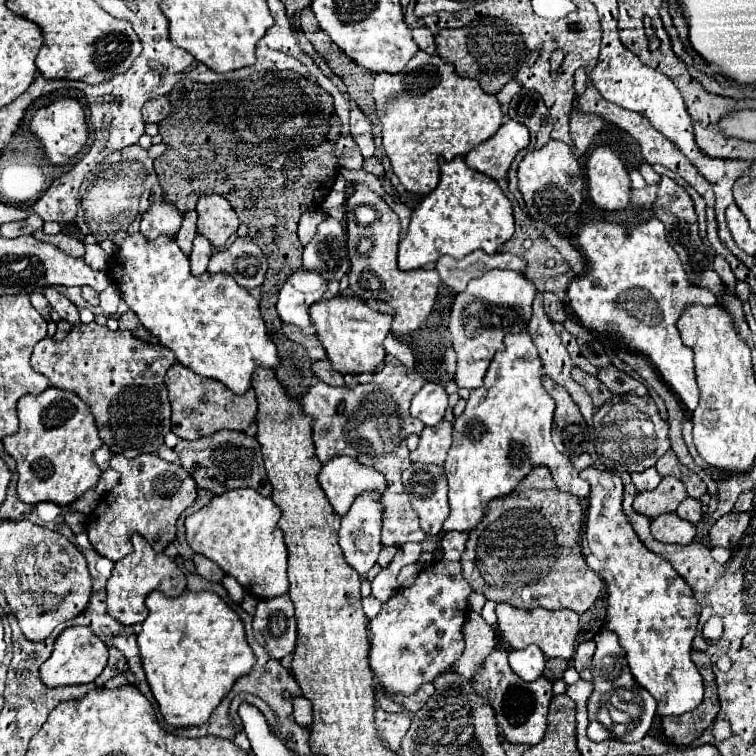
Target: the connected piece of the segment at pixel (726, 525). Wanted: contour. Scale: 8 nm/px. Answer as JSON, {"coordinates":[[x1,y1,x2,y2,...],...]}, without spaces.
{"coordinates":[[728,513,724,517,720,517,708,533,710,539,710,547,724,547,734,551,742,539,742,533,746,531,750,521,748,513]]}

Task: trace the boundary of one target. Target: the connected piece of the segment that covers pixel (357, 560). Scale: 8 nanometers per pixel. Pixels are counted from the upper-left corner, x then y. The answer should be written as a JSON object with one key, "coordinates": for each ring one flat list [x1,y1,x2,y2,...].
{"coordinates":[[366,491,362,493,354,505,350,507,350,511,342,517,342,527,338,533,338,543,344,551,346,561,362,575,366,577,366,573,372,569,372,565,378,559,378,553,382,549,380,543,380,527,382,527,382,493,376,491]]}

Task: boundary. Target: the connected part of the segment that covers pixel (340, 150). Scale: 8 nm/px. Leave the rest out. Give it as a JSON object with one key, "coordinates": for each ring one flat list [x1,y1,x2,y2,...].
{"coordinates":[[342,135,336,143,336,157,338,157,338,165,344,169,362,169,362,155,358,145,354,143,354,139,350,135]]}

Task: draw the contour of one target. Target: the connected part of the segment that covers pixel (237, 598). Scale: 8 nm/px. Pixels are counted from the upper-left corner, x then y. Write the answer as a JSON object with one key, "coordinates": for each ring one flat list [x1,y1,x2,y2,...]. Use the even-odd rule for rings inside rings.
{"coordinates":[[226,575,224,579,222,579,222,585,224,585,224,589,228,591,228,595,230,595,230,599,234,601,234,603,240,603,242,601,242,597,244,597,244,589,242,589,242,585,234,579,234,577,230,577,230,575]]}

